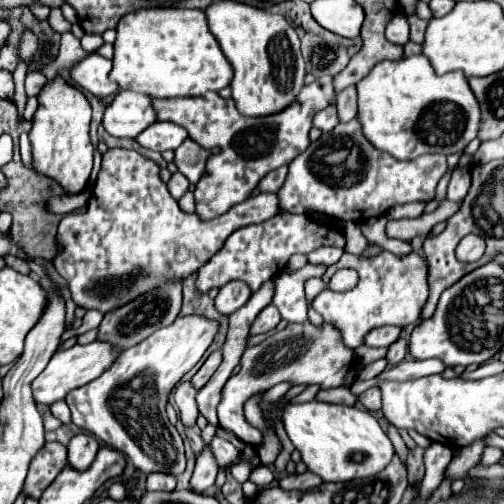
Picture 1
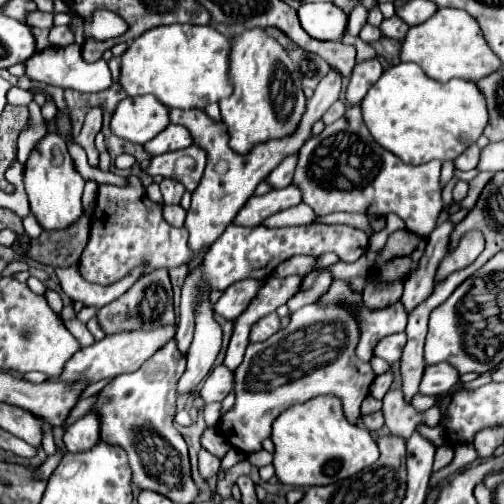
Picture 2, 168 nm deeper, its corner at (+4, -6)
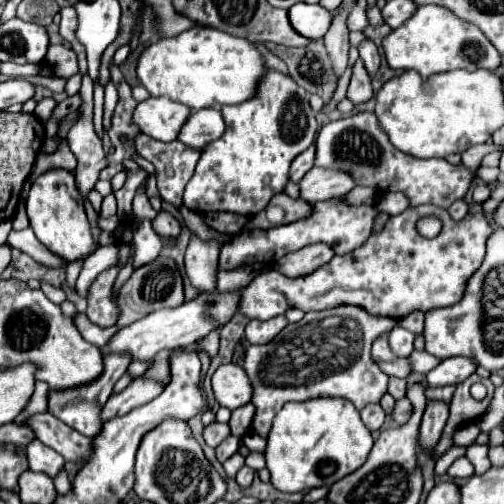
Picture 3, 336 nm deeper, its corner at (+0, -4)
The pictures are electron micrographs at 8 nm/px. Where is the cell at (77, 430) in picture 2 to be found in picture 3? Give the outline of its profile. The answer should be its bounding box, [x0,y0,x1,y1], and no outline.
[100,377,164,421]

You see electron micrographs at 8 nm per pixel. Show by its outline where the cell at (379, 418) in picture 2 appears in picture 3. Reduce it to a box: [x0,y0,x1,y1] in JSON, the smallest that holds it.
[390,397,412,423]

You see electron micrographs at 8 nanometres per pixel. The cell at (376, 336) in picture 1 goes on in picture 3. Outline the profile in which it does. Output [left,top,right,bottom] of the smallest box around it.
[390,325,414,357]

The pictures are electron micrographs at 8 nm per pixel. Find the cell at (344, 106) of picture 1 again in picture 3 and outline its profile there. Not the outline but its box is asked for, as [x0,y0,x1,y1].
[358,39,382,77]

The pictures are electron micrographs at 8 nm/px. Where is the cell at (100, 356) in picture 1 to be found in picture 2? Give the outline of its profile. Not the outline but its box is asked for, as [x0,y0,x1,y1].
[60,325,176,383]

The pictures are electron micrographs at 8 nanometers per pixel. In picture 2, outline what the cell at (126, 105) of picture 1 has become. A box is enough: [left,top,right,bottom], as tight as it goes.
[110,95,170,145]

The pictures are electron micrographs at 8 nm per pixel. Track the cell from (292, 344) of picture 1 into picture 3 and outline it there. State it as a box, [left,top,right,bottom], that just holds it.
[242,305,398,439]

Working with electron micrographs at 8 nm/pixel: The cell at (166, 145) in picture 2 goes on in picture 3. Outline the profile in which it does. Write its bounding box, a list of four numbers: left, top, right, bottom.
[178,109,224,149]

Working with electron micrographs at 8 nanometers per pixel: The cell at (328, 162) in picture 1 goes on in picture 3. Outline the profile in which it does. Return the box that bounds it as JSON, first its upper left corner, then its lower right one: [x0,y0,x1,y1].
[316,111,472,209]

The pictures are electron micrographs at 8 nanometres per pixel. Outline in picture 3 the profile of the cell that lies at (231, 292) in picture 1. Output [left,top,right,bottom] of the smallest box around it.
[238,205,492,319]

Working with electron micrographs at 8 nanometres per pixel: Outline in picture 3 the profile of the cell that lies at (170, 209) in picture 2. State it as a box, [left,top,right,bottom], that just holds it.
[152,211,182,237]

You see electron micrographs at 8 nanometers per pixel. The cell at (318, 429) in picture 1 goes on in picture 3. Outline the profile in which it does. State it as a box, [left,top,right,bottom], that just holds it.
[264,397,372,493]

